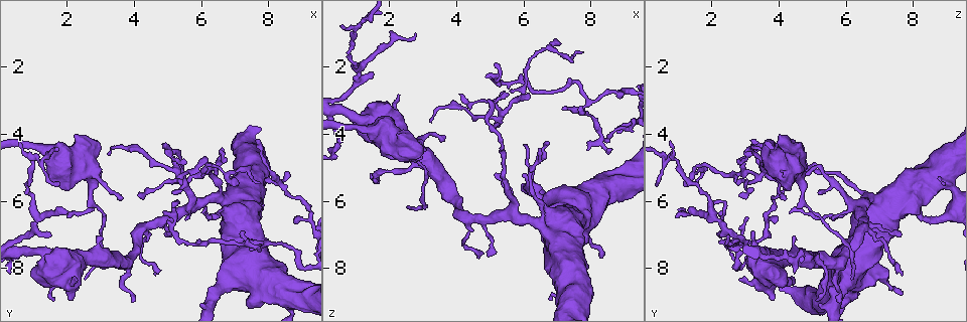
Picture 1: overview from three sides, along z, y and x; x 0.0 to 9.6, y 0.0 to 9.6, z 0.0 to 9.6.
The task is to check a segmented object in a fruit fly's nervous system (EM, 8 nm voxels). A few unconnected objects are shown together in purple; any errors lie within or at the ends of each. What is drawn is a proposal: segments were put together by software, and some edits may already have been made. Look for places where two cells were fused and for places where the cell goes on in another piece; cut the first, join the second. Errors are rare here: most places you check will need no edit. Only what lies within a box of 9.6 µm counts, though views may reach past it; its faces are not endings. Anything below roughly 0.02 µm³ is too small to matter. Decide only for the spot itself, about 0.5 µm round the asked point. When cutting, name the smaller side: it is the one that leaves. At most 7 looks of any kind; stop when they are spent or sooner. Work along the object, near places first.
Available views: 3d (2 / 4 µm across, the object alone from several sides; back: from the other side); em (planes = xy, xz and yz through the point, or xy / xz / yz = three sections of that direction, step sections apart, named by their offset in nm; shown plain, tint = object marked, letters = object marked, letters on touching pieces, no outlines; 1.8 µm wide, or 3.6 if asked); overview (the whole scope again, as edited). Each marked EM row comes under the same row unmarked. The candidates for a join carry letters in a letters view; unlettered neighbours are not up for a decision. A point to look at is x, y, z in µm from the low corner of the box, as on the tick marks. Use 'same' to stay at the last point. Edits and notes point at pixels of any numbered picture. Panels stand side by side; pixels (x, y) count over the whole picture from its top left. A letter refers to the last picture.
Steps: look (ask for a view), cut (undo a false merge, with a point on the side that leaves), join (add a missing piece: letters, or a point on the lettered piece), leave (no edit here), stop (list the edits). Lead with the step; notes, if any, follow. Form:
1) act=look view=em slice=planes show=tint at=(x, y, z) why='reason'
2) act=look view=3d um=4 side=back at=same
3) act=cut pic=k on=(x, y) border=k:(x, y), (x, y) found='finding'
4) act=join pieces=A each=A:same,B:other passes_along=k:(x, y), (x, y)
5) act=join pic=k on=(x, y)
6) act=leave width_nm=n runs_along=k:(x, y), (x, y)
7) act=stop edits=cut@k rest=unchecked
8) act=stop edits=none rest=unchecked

act=look view=em slice=planes show=letters at=(8.95, 8.05, 2.75) why='abrupt turn'

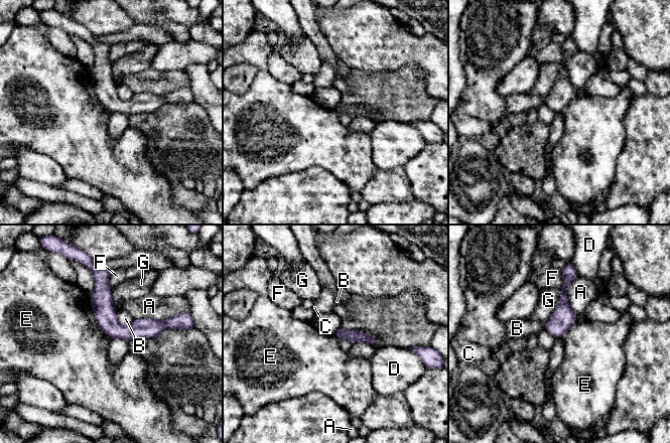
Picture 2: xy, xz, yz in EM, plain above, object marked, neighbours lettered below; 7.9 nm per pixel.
act=leave width_nm=110 each=A:other,B:other,C:other,D:other,E:other,F:other,G:other found='all the same cell'

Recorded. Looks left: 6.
act=look view=em slice=yz step=4 show=tint at=(8.30, 5.40, 4.10) why='abrupt turn'

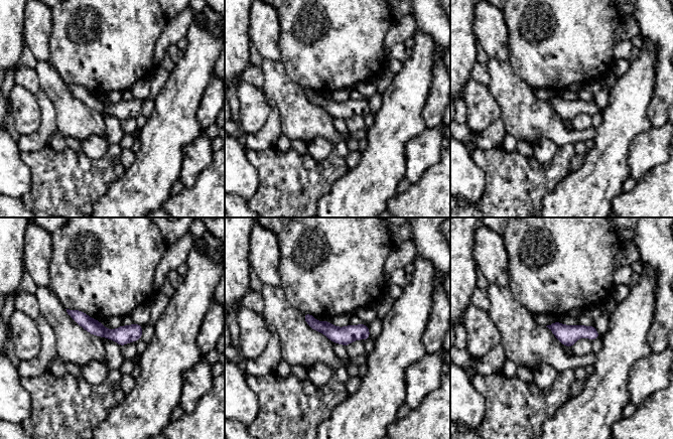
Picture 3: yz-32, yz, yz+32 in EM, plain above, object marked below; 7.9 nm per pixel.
act=look view=em slice=planes show=tint at=same why='another direction'

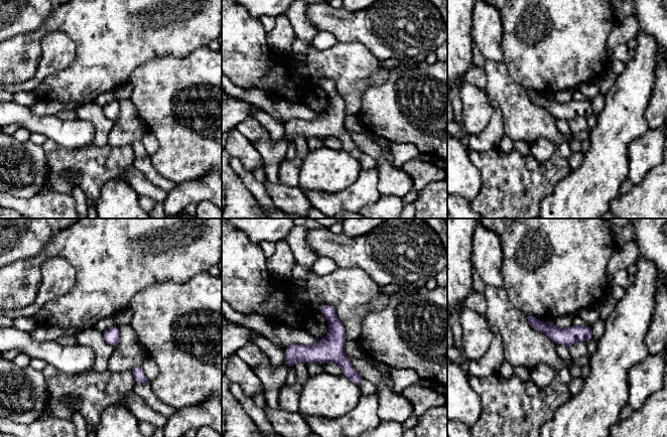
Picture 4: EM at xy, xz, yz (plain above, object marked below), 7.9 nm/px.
act=look view=em slice=planes show=letters at=same why='see the neighbours'

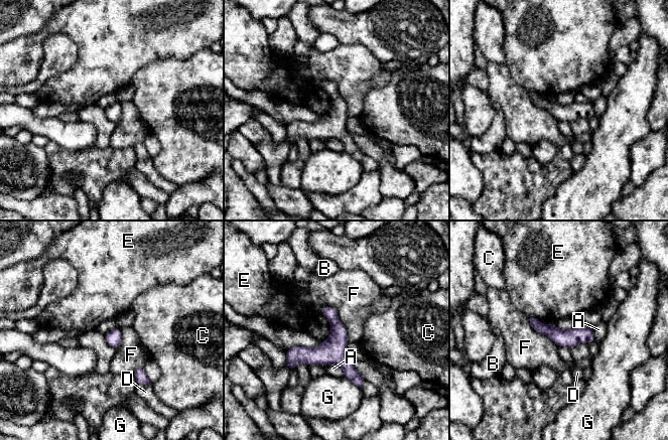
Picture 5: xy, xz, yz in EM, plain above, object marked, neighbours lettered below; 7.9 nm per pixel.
act=leave each=A:other,B:other,C:other,D:other,E:other,F:other,G:other border=5:(323, 306), (336, 310), (349, 342) found='all the same cell'

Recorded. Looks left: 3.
act=look view=em slice=planes show=letters at=(6.75, 5.45, 8.90) why='thick end'

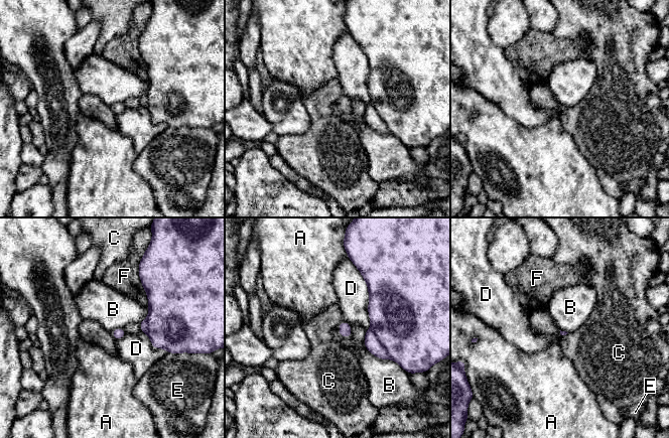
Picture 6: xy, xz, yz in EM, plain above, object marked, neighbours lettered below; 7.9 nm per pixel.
act=leave each=A:other,B:other,C:other,D:other,E:other,F:other border=6:(363, 342), (373, 354), (399, 364) found='no lettered piece goes on from it'

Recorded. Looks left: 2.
act=stop edits=none rest=unchecked

